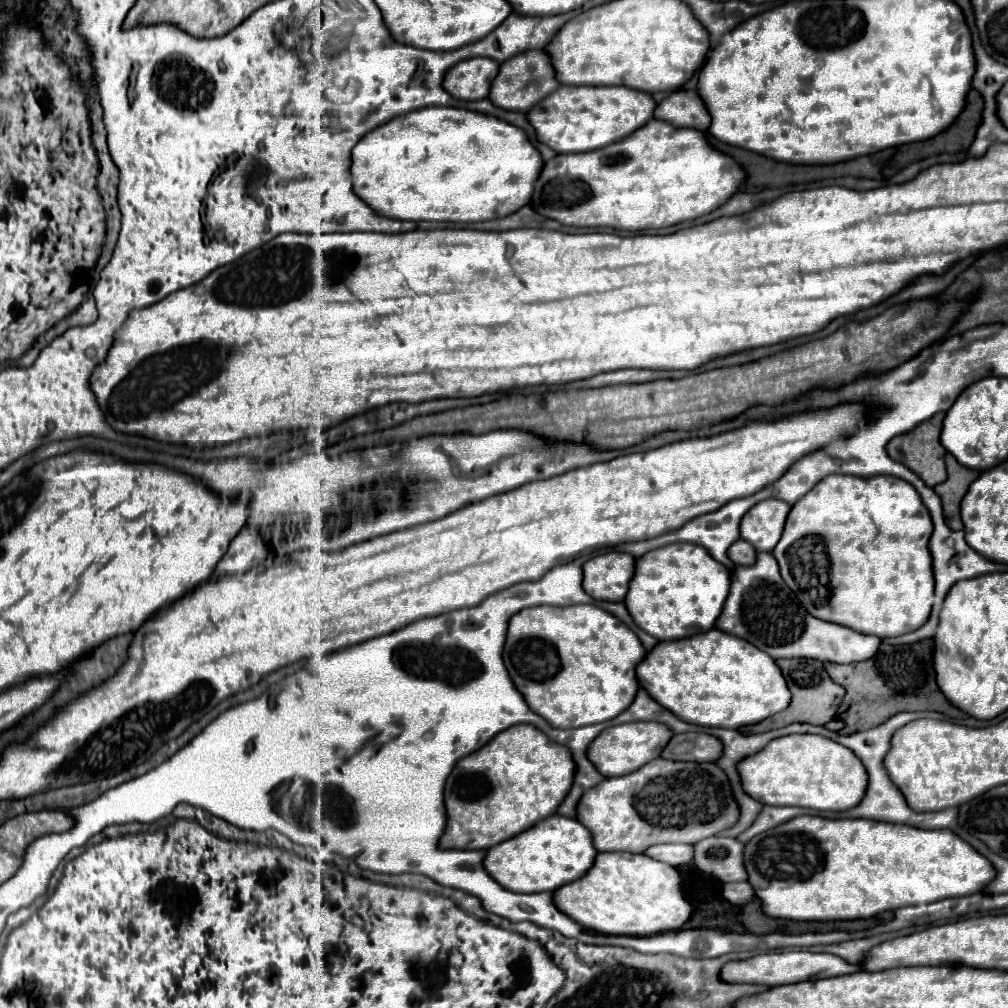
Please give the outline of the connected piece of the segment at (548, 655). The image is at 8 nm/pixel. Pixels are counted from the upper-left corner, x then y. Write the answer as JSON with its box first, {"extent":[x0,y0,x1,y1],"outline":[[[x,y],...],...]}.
{"extent":[504,605,646,729],"outline":[[[596,605],[528,607],[512,615],[504,665],[528,707],[552,727],[574,729],[620,715],[638,691],[636,665],[646,649],[612,613]]]}

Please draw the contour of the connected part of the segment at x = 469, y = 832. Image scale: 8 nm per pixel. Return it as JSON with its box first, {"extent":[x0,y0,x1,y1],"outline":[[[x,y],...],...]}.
{"extent":[438,723,574,851],"outline":[[[522,723],[500,731],[500,735],[496,735],[496,739],[490,739],[484,747],[480,747],[480,751],[474,751],[472,755],[460,759],[454,765],[452,773],[448,775],[444,789],[448,823],[438,845],[456,849],[454,845],[446,845],[446,843],[458,843],[462,845],[462,849],[486,851],[518,835],[520,831],[556,813],[558,805],[564,801],[564,795],[572,787],[572,771],[574,771],[574,763],[568,747],[554,743],[540,729]]]}

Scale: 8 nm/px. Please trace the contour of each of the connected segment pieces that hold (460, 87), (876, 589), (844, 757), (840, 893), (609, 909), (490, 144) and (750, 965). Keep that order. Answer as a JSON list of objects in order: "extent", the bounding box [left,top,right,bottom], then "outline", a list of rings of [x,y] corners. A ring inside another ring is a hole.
[{"extent":[444,57,498,101],"outline":[[[472,57],[456,63],[448,75],[444,75],[444,89],[462,101],[478,101],[488,97],[488,87],[496,77],[498,63],[494,59]]]},{"extent":[774,475,934,637],"outline":[[[828,475],[808,495],[796,501],[788,513],[782,539],[774,547],[774,557],[786,585],[796,593],[806,611],[822,621],[832,621],[860,633],[876,637],[898,637],[916,631],[928,621],[934,579],[928,539],[932,519],[920,503],[916,489],[898,477],[852,477]]]},{"extent":[740,735,868,811],"outline":[[[788,735],[774,739],[764,747],[764,751],[758,751],[756,755],[748,755],[748,759],[740,761],[740,783],[744,791],[764,805],[796,805],[806,809],[818,809],[818,811],[846,811],[856,807],[864,793],[868,775],[864,765],[858,761],[858,757],[848,751],[844,745],[820,737],[820,735]]]},{"extent":[744,815,996,921],"outline":[[[812,815],[794,817],[752,837],[744,845],[744,869],[748,871],[748,883],[752,883],[756,897],[762,901],[762,911],[768,917],[794,921],[866,919],[888,909],[974,895],[996,875],[992,863],[950,829],[926,831],[870,819],[824,819]]]},{"extent":[552,853,692,935],"outline":[[[598,853],[594,867],[578,881],[566,883],[552,893],[556,907],[584,929],[604,935],[656,935],[682,929],[692,907],[682,897],[682,879],[672,865],[642,853]]]},{"extent":[352,107,542,223],"outline":[[[424,107],[368,131],[352,149],[352,191],[376,213],[400,221],[474,223],[506,217],[530,201],[542,159],[520,127],[458,107]]]},{"extent":[720,951,860,987],"outline":[[[784,951],[784,953],[764,953],[744,961],[728,961],[722,967],[720,977],[728,983],[760,983],[766,987],[776,987],[776,985],[788,985],[788,983],[798,983],[808,979],[826,979],[826,977],[836,977],[836,975],[846,975],[856,971],[860,971],[858,965],[850,965],[836,955],[810,953],[810,951]]]}]

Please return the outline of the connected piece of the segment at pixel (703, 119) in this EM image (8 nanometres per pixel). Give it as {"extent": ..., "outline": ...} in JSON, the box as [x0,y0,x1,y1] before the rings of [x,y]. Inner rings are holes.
{"extent":[654,91,710,131],"outline":[[[674,91],[656,107],[654,117],[672,123],[674,127],[698,131],[706,131],[710,127],[710,115],[696,91]]]}

